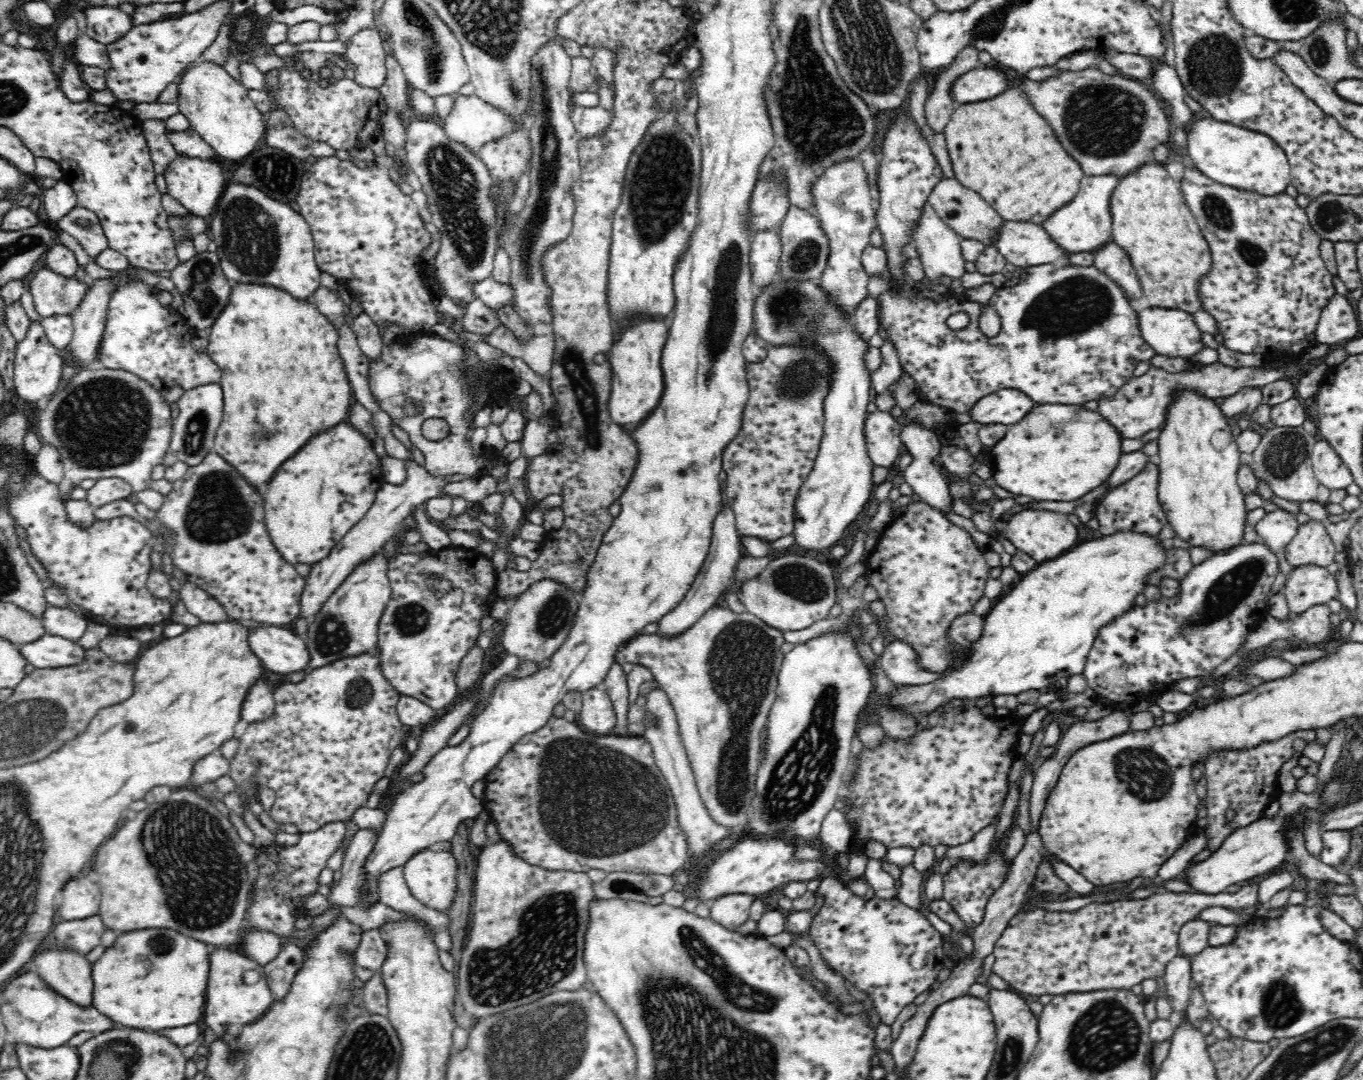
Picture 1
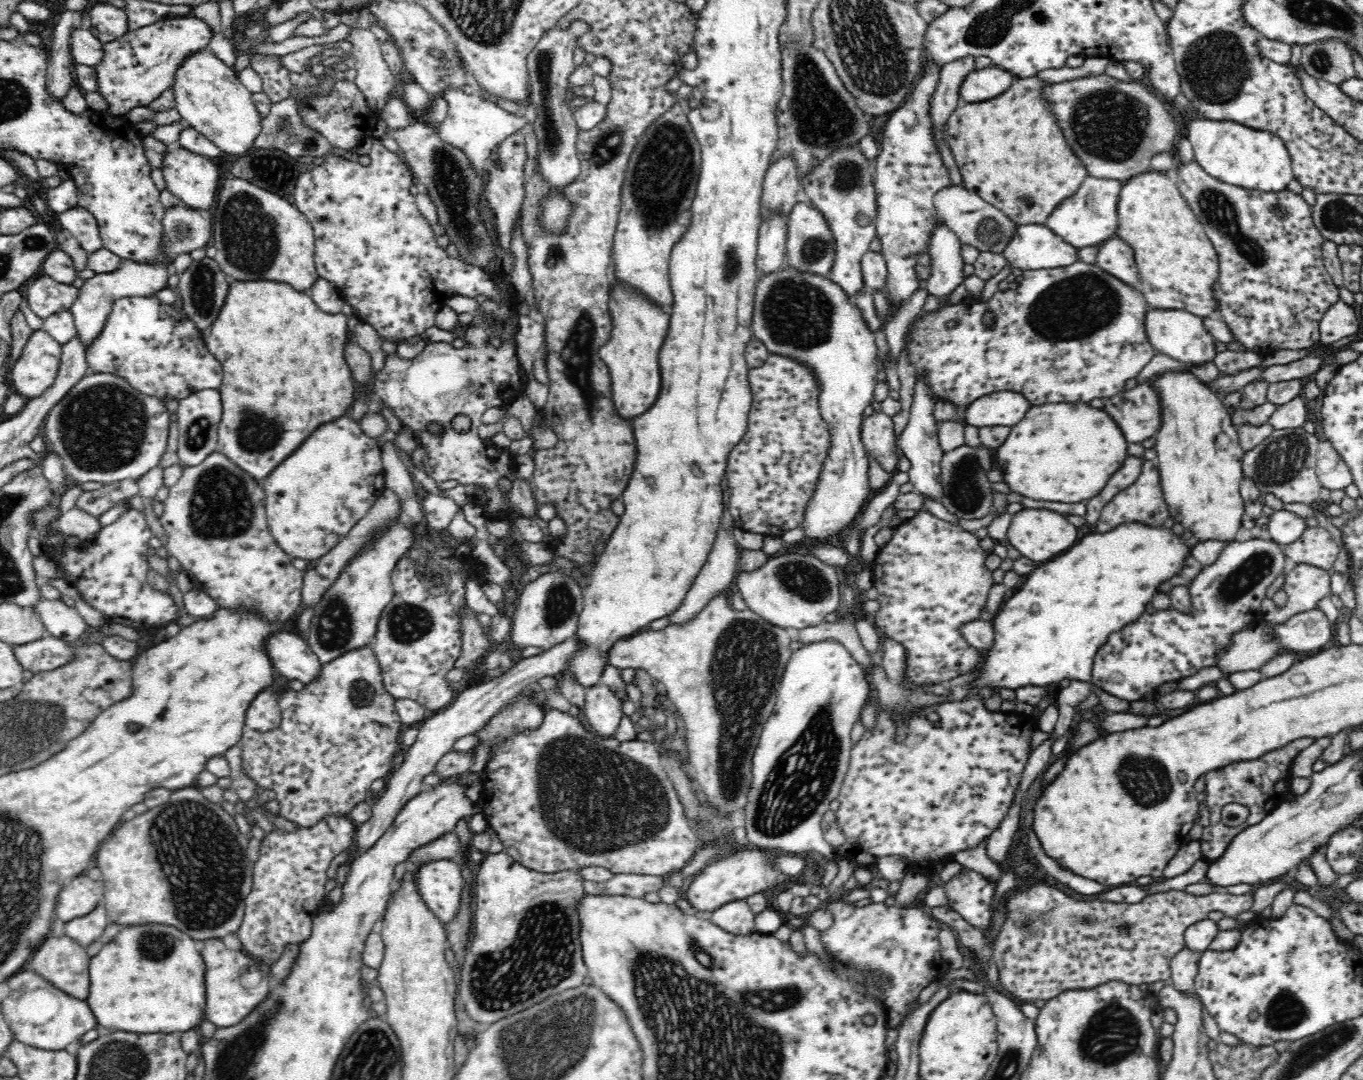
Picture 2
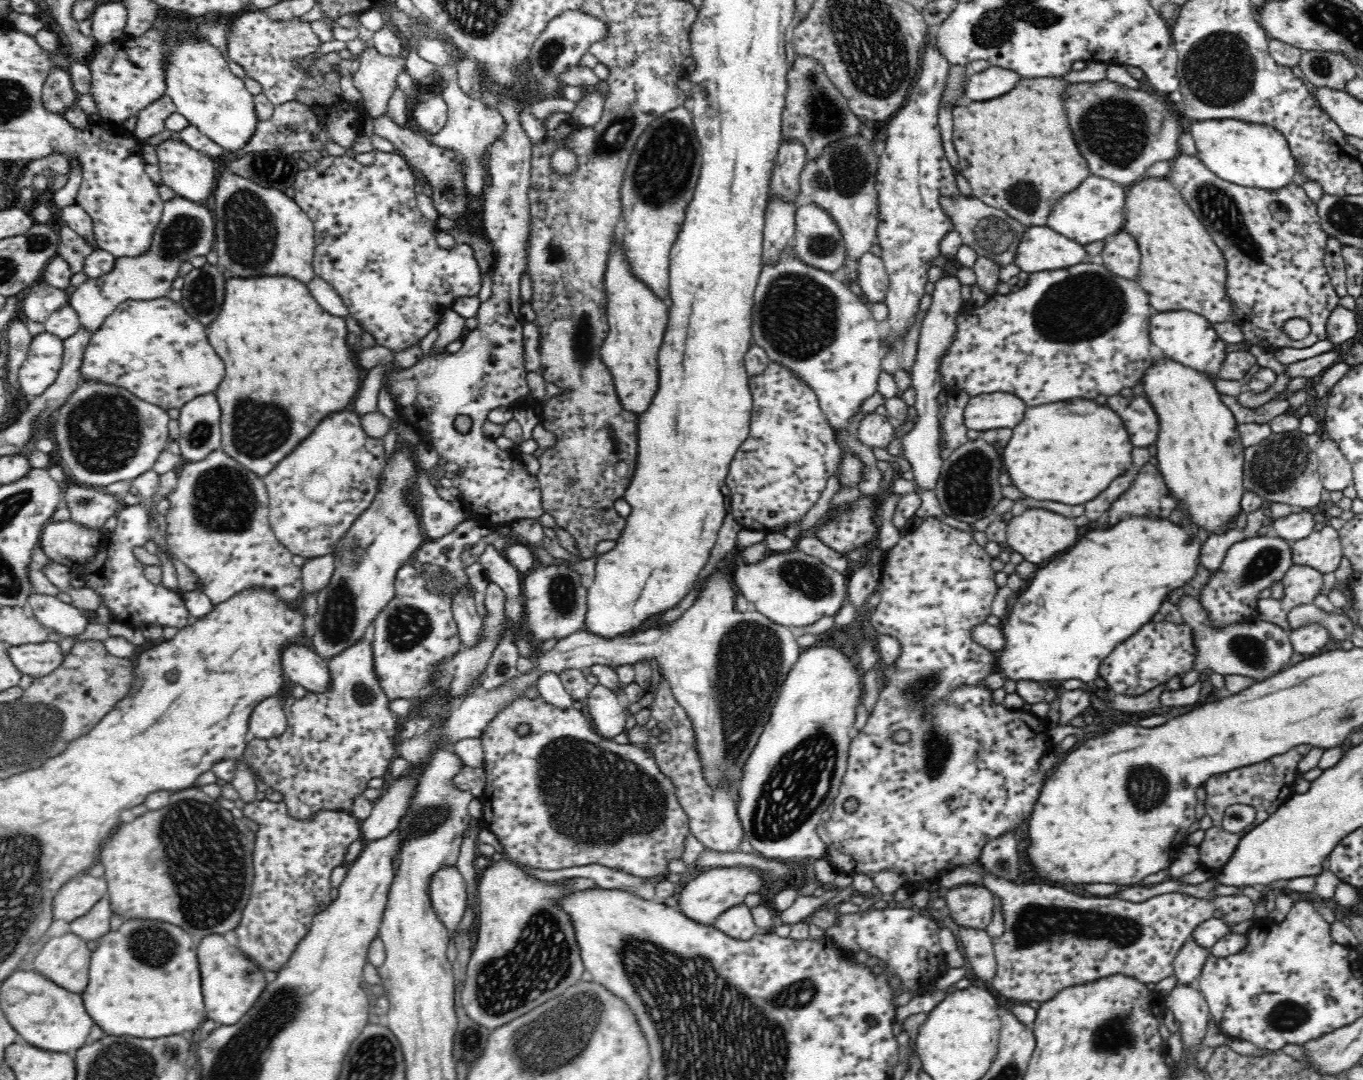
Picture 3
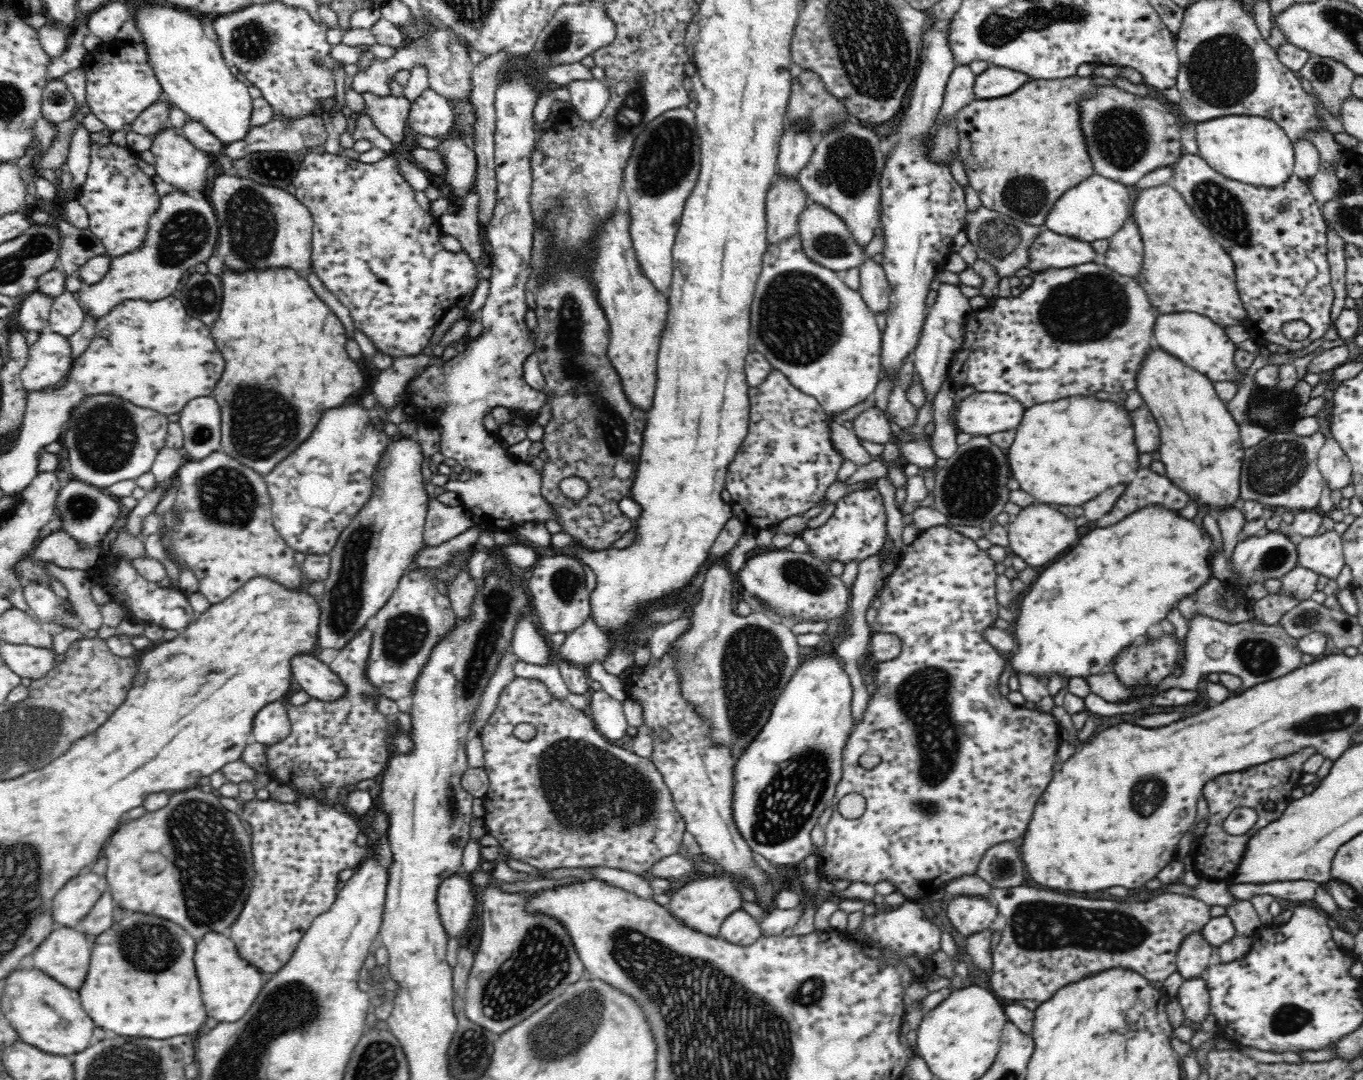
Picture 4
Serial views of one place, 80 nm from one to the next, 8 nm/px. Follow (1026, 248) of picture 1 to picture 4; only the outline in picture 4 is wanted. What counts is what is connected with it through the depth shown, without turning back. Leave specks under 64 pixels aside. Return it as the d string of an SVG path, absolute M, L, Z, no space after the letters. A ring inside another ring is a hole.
M1046 229L1029 248L1031 261L1027 266L1034 274L1046 268L1070 268L1086 263L1096 263L1098 252L1091 242L1062 236Z

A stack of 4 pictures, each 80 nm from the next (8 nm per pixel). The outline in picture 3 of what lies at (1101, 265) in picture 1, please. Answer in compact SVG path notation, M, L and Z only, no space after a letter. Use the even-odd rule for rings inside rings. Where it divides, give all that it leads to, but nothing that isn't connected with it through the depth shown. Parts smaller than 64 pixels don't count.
M1125 229L1106 240L1102 251L1103 265L1118 276L1135 280L1138 276L1141 252L1134 236Z

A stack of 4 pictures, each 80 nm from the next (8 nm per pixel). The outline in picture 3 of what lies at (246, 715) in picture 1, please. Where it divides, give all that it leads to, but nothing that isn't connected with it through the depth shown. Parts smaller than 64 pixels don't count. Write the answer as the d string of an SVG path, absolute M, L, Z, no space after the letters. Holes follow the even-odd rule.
M278 698L264 699L254 707L249 720L250 737L268 740L284 734L286 729L287 718Z

